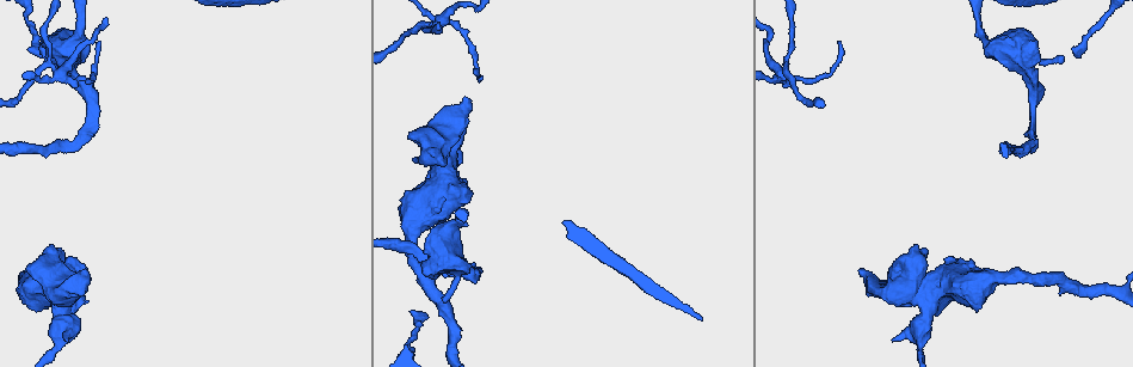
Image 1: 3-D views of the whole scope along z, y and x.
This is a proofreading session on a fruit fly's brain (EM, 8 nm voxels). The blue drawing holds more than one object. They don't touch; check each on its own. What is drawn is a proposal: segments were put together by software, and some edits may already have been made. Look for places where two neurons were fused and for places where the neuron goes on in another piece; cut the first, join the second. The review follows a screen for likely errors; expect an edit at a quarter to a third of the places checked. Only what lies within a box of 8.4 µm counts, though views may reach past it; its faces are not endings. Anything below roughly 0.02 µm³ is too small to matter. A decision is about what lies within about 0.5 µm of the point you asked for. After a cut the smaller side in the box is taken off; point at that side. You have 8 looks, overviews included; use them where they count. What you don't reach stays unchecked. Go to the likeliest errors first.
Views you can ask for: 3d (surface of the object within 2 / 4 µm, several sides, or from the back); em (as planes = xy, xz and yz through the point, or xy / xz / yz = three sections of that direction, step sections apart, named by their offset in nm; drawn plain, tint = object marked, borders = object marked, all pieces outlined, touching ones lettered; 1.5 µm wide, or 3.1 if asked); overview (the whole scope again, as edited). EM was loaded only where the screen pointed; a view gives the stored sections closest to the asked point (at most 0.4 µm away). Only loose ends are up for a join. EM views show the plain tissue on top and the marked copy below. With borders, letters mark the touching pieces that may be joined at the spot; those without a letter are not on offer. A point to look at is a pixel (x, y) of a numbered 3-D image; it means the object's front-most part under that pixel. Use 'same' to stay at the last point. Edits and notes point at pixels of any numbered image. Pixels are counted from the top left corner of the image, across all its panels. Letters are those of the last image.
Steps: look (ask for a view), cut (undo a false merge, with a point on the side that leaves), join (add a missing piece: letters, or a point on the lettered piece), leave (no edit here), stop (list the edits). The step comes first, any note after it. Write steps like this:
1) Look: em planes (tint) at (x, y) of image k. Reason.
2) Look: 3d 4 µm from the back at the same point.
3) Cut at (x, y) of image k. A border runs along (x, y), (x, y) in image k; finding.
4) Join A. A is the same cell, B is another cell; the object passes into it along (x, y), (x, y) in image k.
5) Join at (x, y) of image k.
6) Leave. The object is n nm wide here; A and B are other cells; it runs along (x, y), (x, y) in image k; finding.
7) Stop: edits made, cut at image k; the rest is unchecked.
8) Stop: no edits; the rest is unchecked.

Look: em xz step 8 (borders) at (860, 268) of image 1. Thick end.

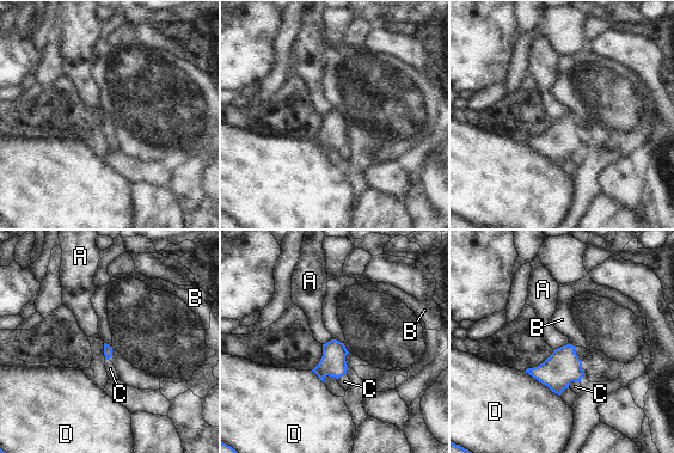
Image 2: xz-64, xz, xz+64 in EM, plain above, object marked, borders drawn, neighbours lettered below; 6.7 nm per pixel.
Look: em planes (borders) at the same point.

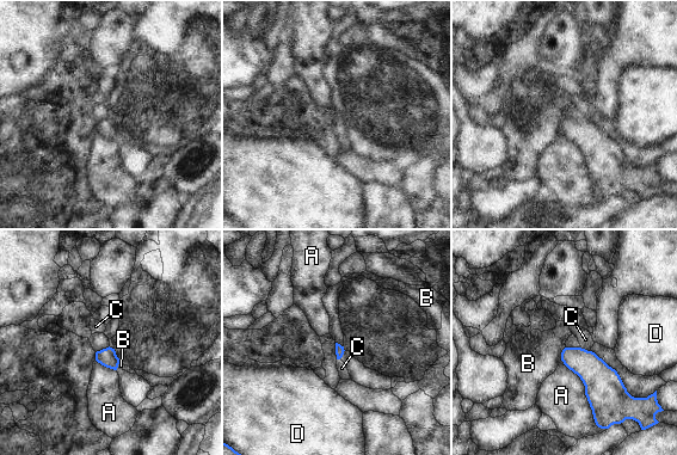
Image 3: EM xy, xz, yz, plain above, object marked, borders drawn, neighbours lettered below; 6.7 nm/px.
Leave. A, B, C and D are other cells; a border runs along (565, 346), (561, 352), (561, 361) in image 3; none of them fits.

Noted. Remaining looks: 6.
Look: em planes (tint) at (976, 23) of image 1. Sudden change in width.

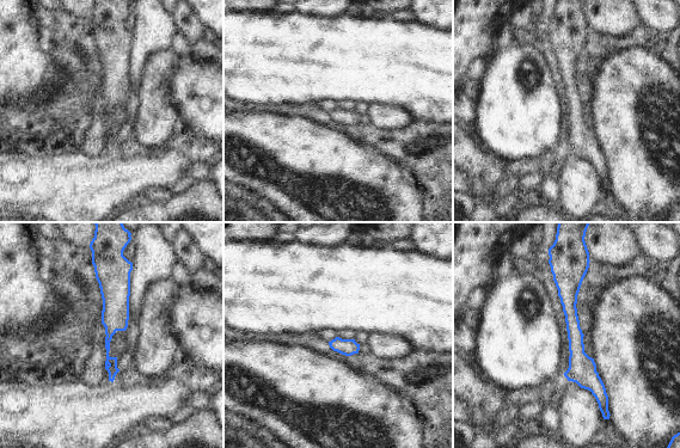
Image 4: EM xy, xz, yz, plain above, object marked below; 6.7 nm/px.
Look: em planes (borders) at the same point.

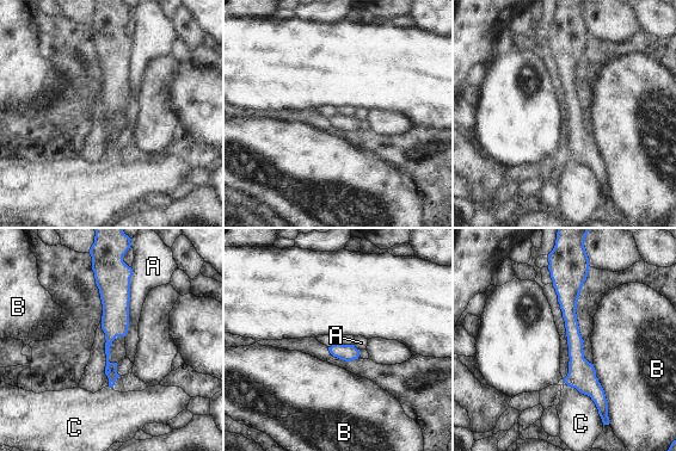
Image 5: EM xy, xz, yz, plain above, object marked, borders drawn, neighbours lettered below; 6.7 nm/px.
Leave. A, B and C are other cells; a border runs along (131, 267), (129, 325), (124, 335) in image 5; continuous, no second neuron.

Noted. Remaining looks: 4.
Look: 3d 2 µm at (1034, 140) of image 1. A narrow waist.

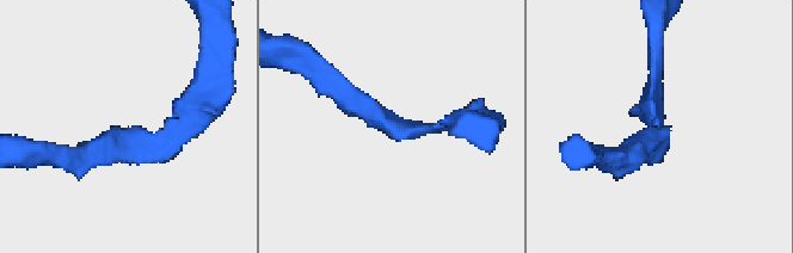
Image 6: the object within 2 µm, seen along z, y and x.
Look: em xy step 4 (tint) at (165, 136) of image 6. The arms are 190, 200 nm wide.

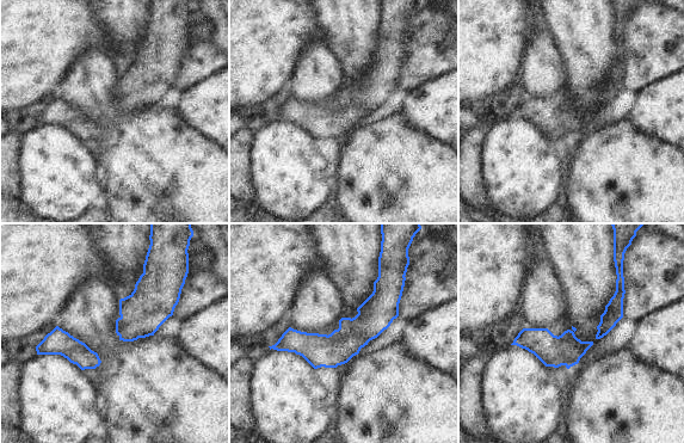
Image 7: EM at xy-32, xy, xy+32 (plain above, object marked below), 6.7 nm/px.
Look: em planes (borders) at the same point.

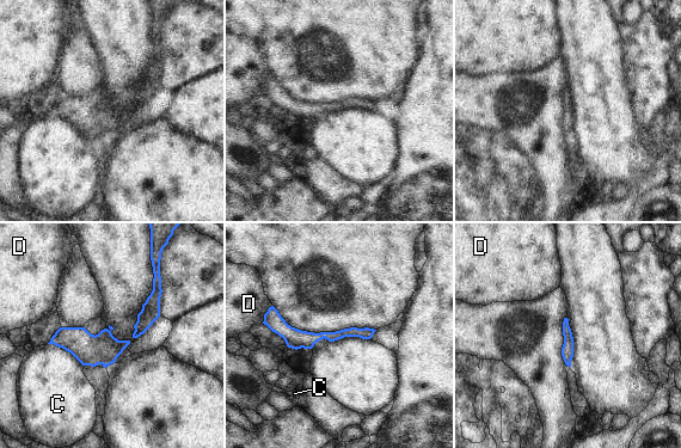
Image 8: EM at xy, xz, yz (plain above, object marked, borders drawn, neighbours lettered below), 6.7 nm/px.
Leave. The object is 80 nm wide here; C and D are other cells; it runs along (267, 319), (293, 337), (370, 331) in image 8; continuous, no second neuron.

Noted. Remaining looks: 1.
Stop: no edits; the rest is unchecked.

